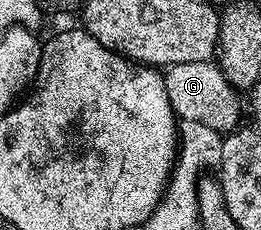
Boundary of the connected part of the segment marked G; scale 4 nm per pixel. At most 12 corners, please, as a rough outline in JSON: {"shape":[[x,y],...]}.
{"shape":[[216,61],[163,70],[181,122],[242,125],[243,98]]}

